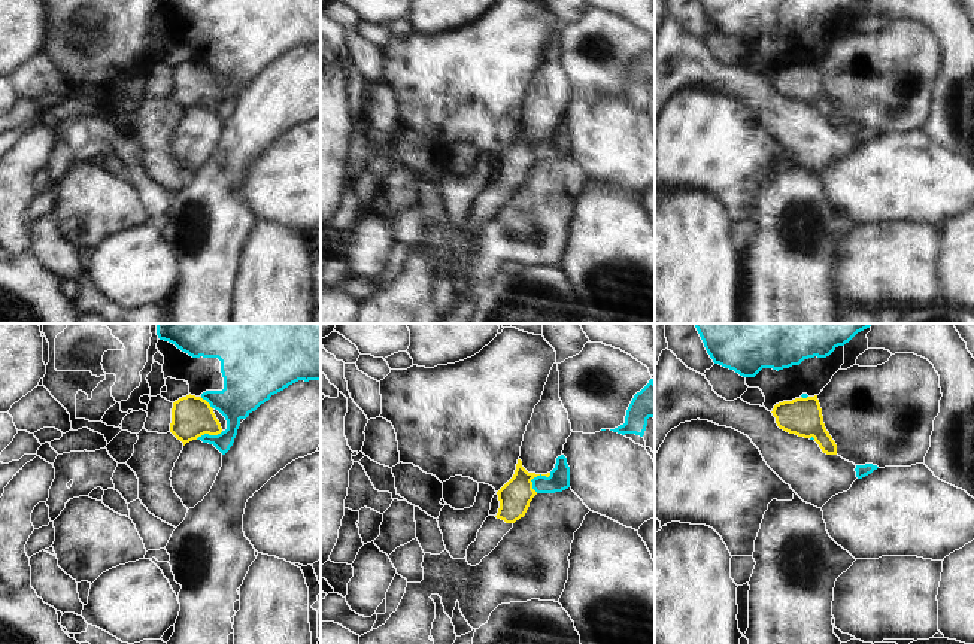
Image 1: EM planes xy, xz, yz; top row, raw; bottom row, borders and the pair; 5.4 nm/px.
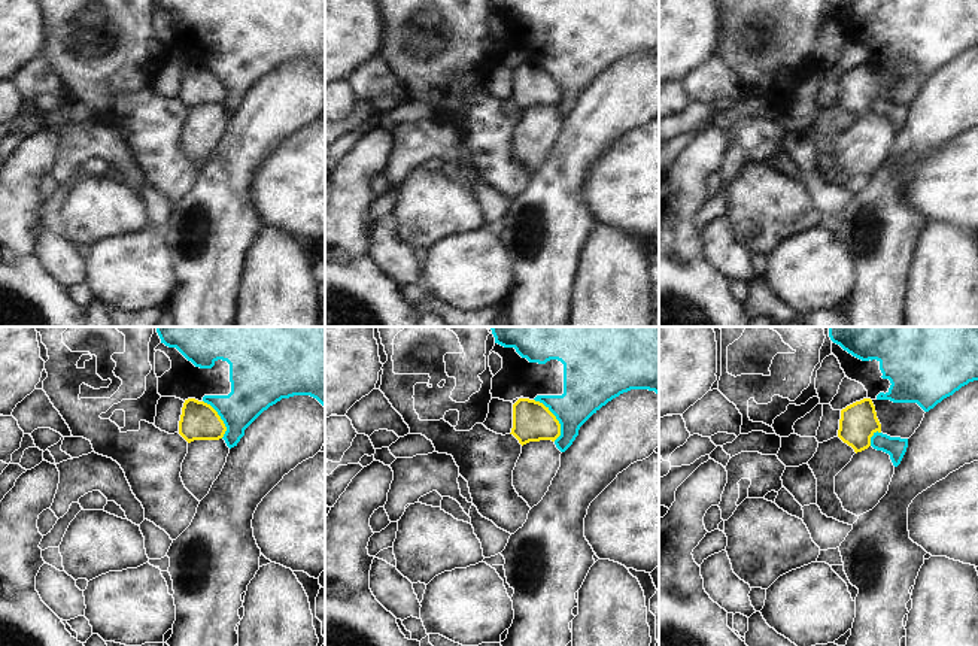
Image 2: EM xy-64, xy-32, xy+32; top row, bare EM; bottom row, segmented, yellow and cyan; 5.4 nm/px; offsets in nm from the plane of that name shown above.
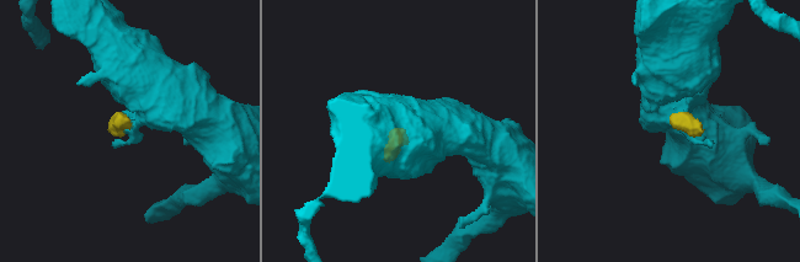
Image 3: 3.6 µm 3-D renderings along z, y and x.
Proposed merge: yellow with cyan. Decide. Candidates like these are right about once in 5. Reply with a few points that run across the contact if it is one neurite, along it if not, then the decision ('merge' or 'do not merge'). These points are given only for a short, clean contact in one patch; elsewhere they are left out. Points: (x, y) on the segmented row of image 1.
line xz (551, 473), (548, 476), (537, 474), (531, 480), (531, 488); do not merge

